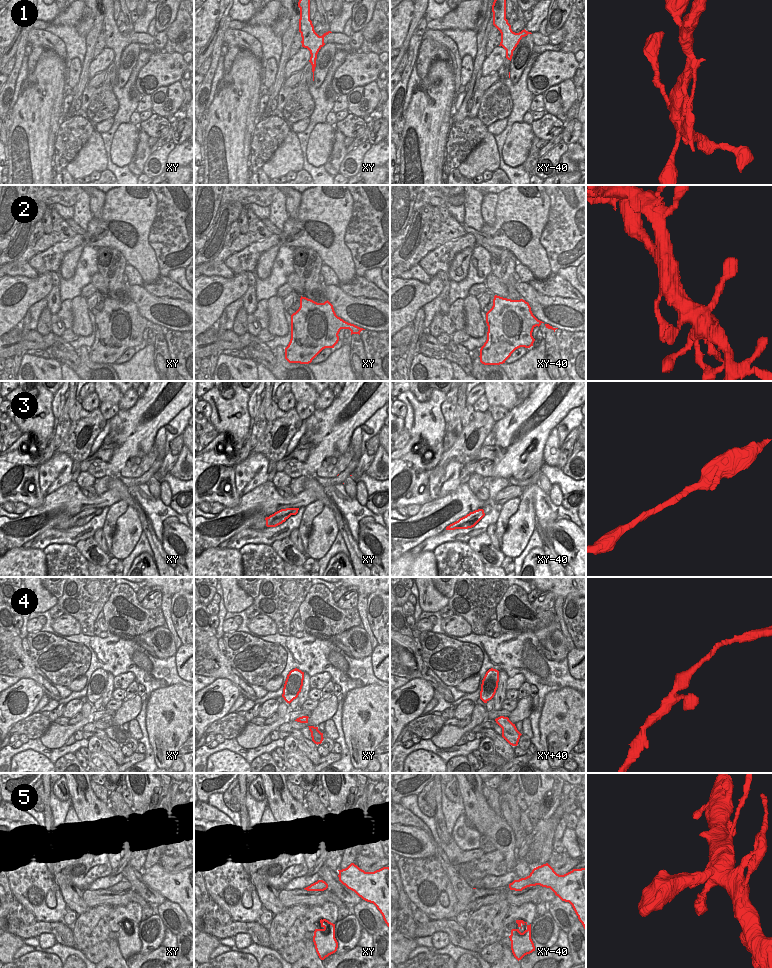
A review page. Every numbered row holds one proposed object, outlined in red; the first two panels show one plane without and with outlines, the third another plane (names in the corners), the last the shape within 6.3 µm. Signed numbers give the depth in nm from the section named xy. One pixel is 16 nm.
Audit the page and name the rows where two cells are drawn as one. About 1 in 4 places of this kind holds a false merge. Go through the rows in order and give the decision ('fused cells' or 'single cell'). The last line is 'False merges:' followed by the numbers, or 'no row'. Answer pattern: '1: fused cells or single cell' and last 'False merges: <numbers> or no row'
1: fused cells
2: fused cells
3: single cell
4: single cell
5: single cell
False merges: 1, 2

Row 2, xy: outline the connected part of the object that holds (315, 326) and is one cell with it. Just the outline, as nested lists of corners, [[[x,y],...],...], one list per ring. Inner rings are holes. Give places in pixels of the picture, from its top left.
[[[301,296],[299,309],[291,315],[291,339],[285,348],[285,359],[289,363],[311,363],[323,349],[334,348],[339,341],[340,330],[345,329],[343,323],[328,300],[317,303]]]

